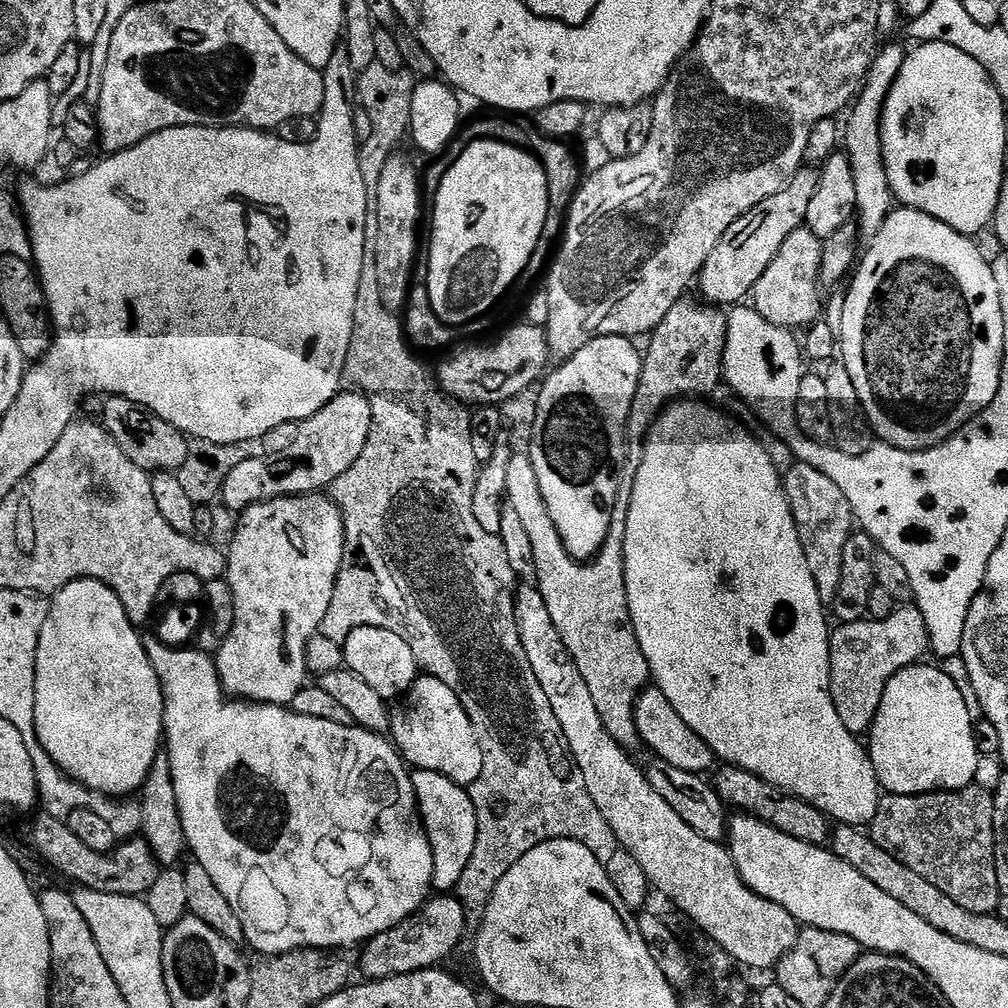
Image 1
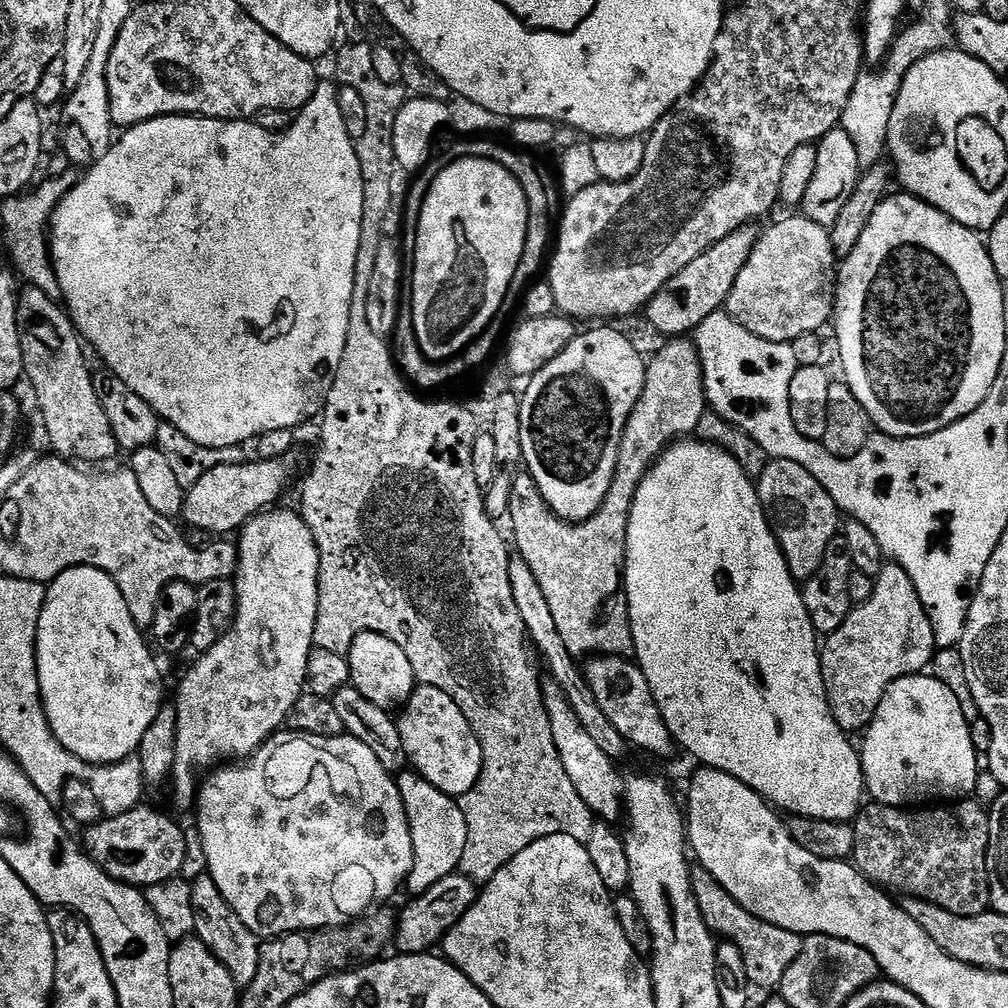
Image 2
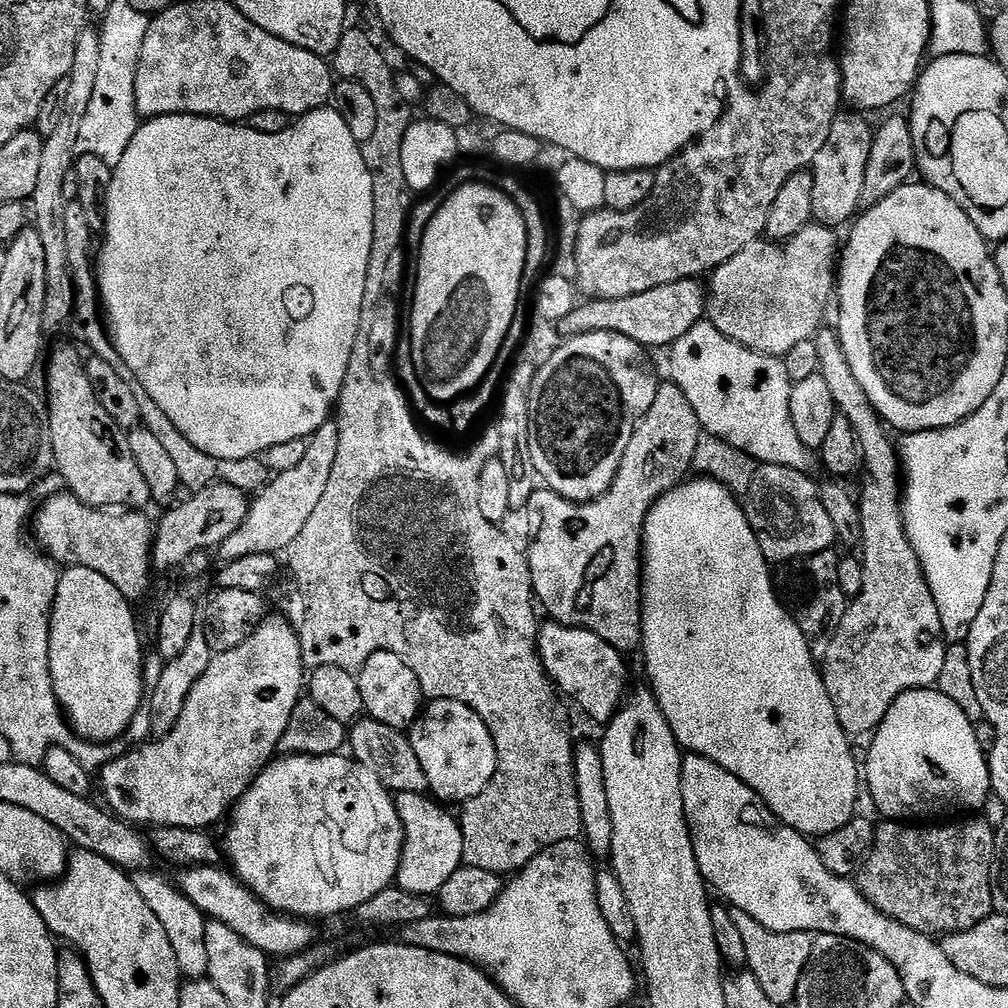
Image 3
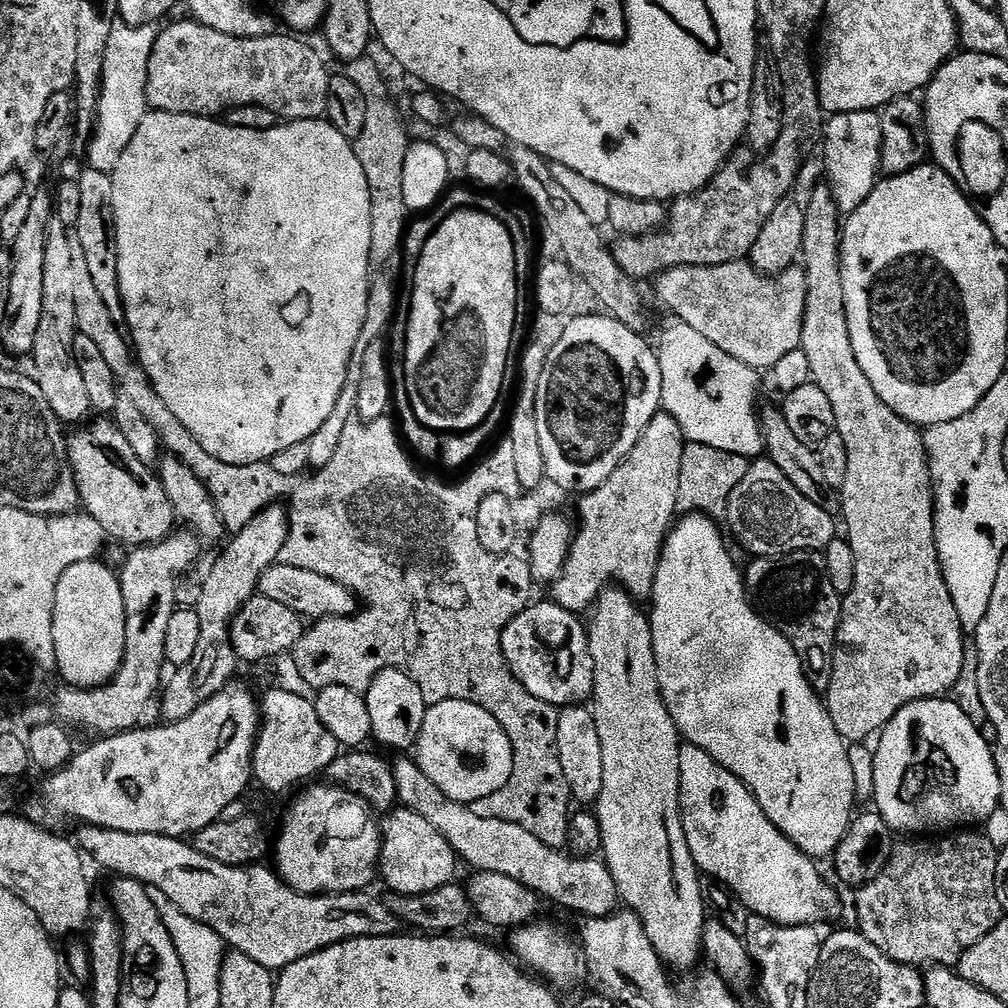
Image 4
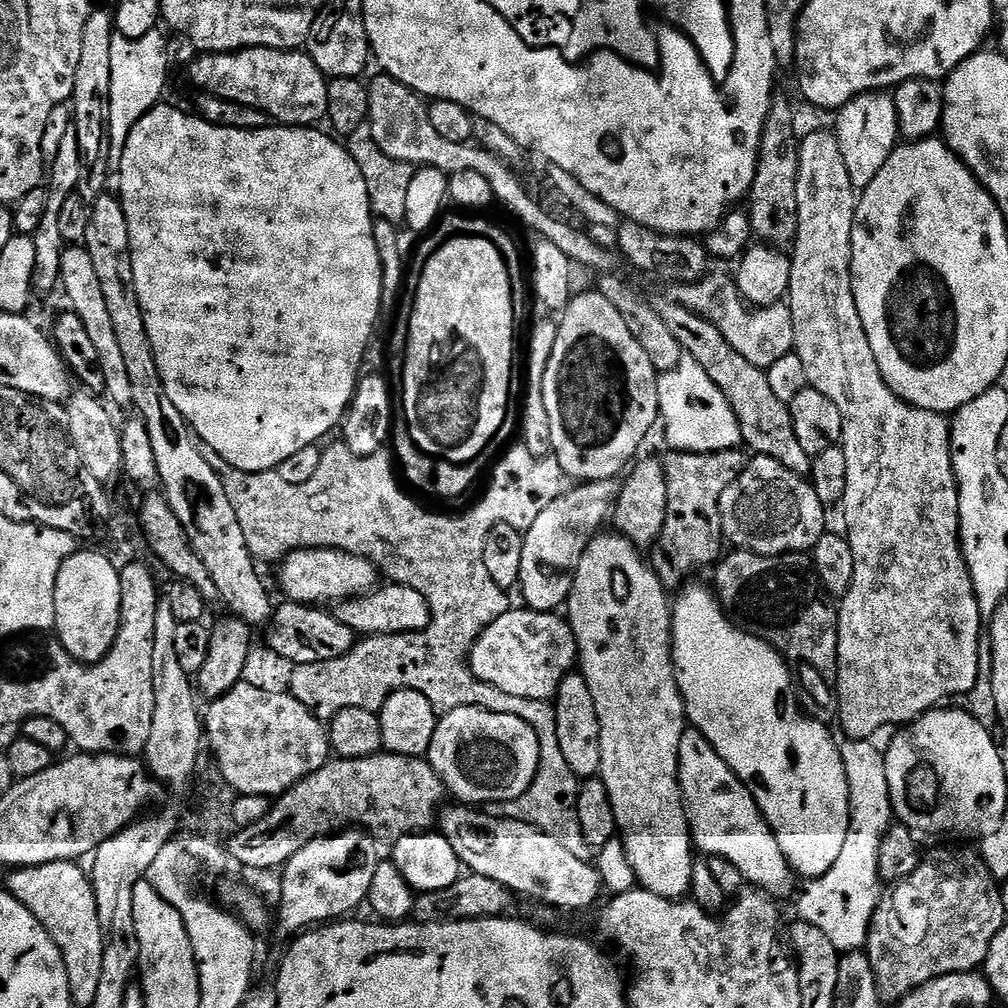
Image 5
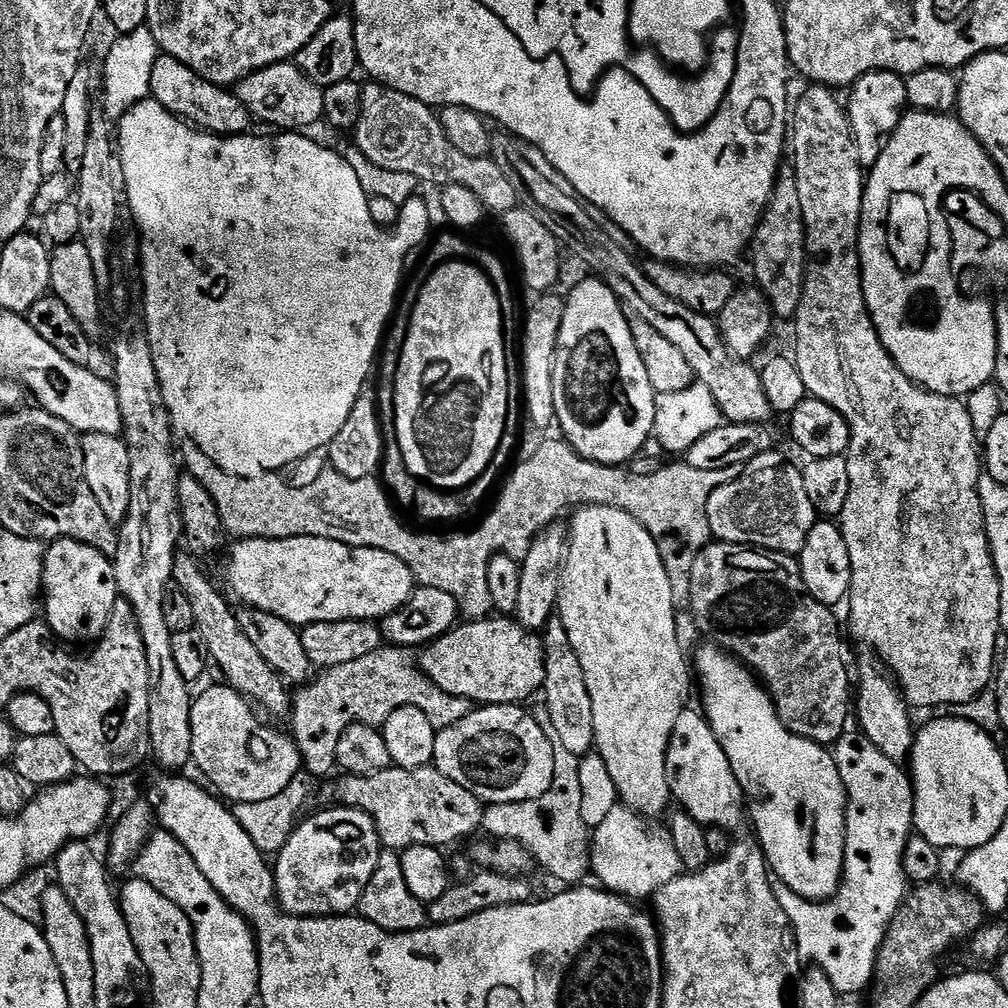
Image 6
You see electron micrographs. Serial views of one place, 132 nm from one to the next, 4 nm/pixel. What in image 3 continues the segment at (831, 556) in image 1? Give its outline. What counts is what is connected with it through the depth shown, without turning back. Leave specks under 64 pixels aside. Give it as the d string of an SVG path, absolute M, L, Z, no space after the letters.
M760 464L754 474L754 482L750 482L748 491L743 493L744 513L758 538L758 546L762 554L773 565L784 564L787 560L800 560L810 556L819 556L829 551L831 544L837 543L834 534L834 522L830 522L830 514L826 514L826 506L822 506L822 498L817 481L807 472L799 472L786 466Z

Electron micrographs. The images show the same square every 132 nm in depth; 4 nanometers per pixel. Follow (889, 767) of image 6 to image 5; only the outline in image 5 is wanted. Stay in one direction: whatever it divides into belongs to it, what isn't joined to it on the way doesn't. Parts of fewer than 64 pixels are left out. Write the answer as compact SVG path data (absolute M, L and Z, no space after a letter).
M845 739L843 743L839 745L840 753L842 754L842 766L846 766L846 778L848 779L848 837L846 842L842 846L842 852L838 854L838 860L834 862L828 870L826 870L824 876L817 876L809 879L808 884L800 893L796 896L796 912L803 923L817 928L826 936L831 944L836 947L837 953L843 954L845 952L855 952L863 949L868 939L868 927L872 921L872 915L876 909L876 903L880 901L882 895L882 881L880 879L880 871L878 870L878 854L880 853L880 842L882 837L886 836L889 830L894 824L894 813L892 810L892 800L888 797L888 783L886 782L886 776L884 774L884 757L881 749L875 748L875 743L872 740L850 740Z

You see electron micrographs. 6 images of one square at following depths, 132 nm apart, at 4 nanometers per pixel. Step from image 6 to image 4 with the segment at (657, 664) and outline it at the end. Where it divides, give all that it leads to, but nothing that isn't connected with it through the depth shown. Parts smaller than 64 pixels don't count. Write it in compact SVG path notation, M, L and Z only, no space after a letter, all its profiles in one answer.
M605 590L599 600L591 609L592 624L587 625L588 645L590 646L590 658L592 659L592 695L590 697L590 707L592 717L598 726L598 739L602 742L602 794L594 805L594 814L600 819L600 829L602 830L602 859L608 865L610 874L620 891L620 899L631 911L635 912L637 918L642 922L646 934L650 938L660 960L671 969L673 973L688 972L699 960L702 960L702 934L704 933L704 922L706 919L706 909L700 881L702 873L697 868L694 858L690 854L690 846L686 842L684 833L684 818L680 807L680 775L678 774L678 754L682 737L676 731L674 722L668 713L666 702L660 693L660 679L656 669L656 659L654 658L654 646L652 645L652 622L647 611L644 612L639 603L633 600L627 592L623 590Z

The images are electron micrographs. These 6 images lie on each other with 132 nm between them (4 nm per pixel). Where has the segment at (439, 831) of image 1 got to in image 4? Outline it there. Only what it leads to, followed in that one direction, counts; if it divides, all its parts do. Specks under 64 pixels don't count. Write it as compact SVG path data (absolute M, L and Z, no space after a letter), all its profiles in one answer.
M397 806L383 821L378 876L381 881L384 879L389 893L417 896L438 890L444 884L453 883L456 864L458 857L450 842L446 842L446 838L442 838L442 834L438 834L426 818L422 818L422 814L414 814L414 810Z

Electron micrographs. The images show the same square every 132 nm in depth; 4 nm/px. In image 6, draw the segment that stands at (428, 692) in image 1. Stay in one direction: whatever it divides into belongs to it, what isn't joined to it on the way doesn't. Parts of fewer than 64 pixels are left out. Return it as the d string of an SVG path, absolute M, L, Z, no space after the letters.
M486 704L469 711L454 726L439 729L432 754L435 768L485 805L534 800L546 794L554 782L557 749L545 725L522 709L520 704Z

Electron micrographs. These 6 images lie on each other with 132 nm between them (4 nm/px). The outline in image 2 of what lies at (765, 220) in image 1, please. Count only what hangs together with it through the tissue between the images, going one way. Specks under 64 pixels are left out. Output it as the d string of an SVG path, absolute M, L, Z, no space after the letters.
M756 226L739 228L734 234L722 238L722 242L710 246L710 250L698 254L698 258L694 258L694 262L690 262L690 266L686 266L686 270L682 270L677 274L676 277L648 303L646 317L648 316L649 322L652 323L653 330L661 332L664 338L684 338L689 334L695 333L697 326L702 322L706 322L706 318L710 318L710 314L721 311L728 303L730 290L734 290L734 282L738 282L738 274L742 274L742 266L746 266L746 262L754 250L754 246L760 240L760 233L761 229Z

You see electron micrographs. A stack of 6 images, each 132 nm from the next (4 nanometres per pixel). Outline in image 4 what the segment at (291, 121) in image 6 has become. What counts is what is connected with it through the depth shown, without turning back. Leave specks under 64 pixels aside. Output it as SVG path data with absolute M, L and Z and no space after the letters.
M185 18L156 33L150 54L145 94L147 107L157 112L173 112L183 116L223 117L238 106L266 106L274 110L281 121L319 120L327 113L330 70L324 60L307 44L307 39L295 35L273 34L262 38L234 38L202 26L197 20Z

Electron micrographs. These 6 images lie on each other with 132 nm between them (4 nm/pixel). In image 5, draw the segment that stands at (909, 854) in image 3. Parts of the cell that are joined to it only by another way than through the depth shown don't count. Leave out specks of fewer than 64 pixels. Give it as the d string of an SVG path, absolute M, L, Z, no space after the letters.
M936 848L932 853L925 855L916 869L908 875L906 878L895 881L891 885L892 888L881 895L880 901L876 903L876 909L872 915L872 921L868 927L868 939L866 943L866 955L870 966L872 967L872 973L876 979L876 988L880 992L880 999L885 1002L898 1002L901 997L908 992L913 992L918 986L930 982L934 978L939 976L945 976L946 974L958 974L959 972L975 972L984 963L984 958L988 953L988 946L990 942L998 934L998 930L1006 922L1006 909L1000 905L998 899L997 889L994 887L994 877L991 872L988 871L988 865L984 863L983 859L979 855L976 856L972 852L955 852L952 848Z

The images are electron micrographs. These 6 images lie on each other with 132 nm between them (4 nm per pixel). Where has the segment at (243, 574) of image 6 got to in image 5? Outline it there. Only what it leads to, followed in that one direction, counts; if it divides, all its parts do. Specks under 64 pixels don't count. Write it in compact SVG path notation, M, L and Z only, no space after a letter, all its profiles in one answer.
M303 548L290 552L279 568L280 588L288 595L285 597L289 601L309 606L328 606L328 603L331 605L352 596L363 596L378 584L376 567L369 560L341 552L338 548Z

